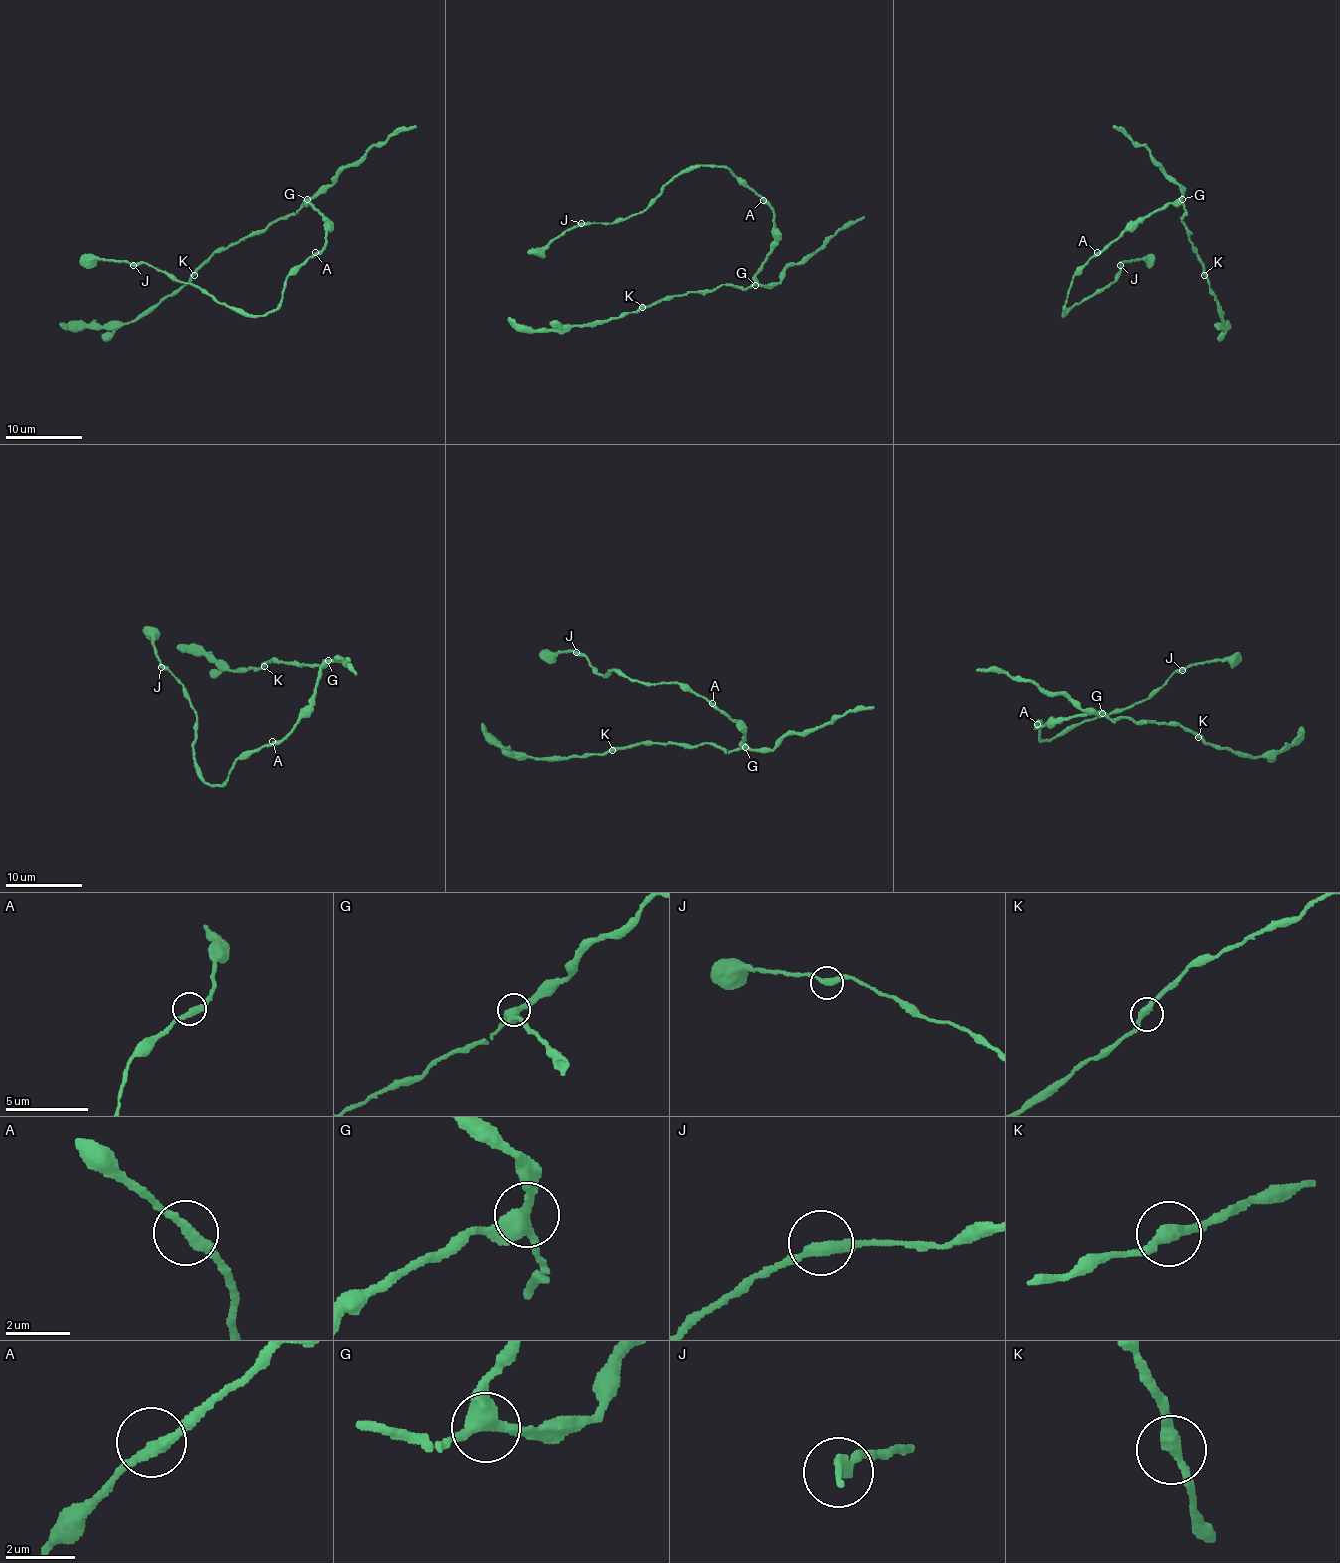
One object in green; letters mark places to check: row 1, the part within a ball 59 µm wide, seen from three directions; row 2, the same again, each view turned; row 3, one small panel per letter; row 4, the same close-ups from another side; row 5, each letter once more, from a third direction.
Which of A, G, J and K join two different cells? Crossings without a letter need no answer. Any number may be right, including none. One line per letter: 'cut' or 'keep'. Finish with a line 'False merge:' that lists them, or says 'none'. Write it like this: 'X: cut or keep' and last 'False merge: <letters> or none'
A: keep
G: keep
J: keep
K: keep
False merge: none

